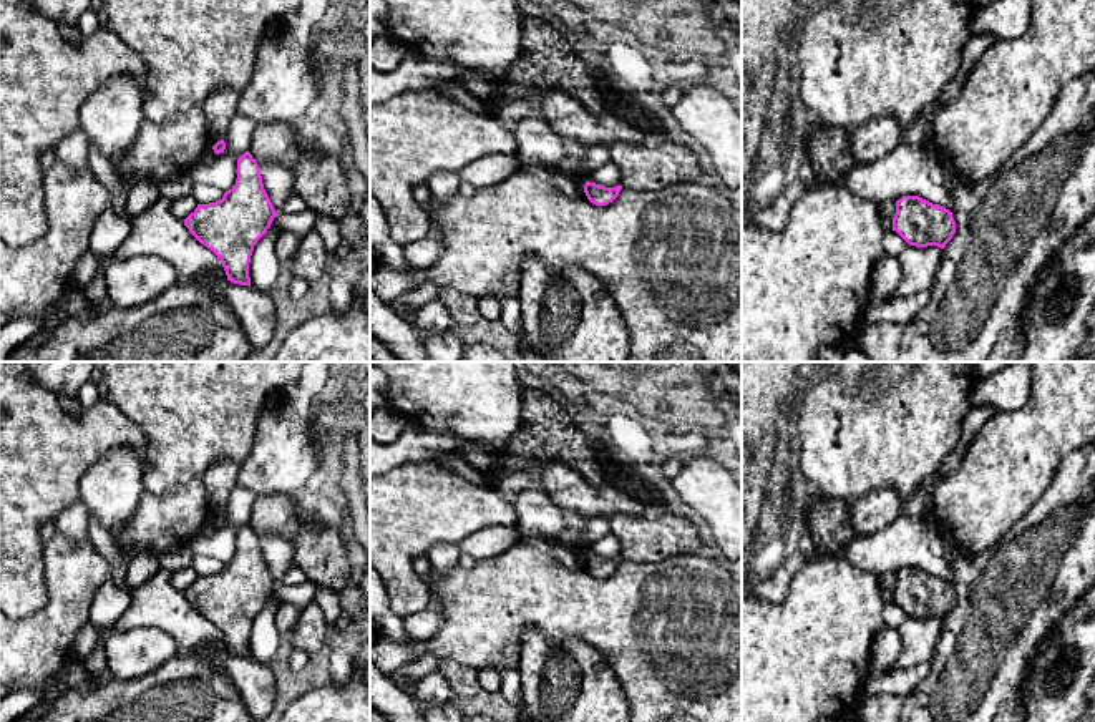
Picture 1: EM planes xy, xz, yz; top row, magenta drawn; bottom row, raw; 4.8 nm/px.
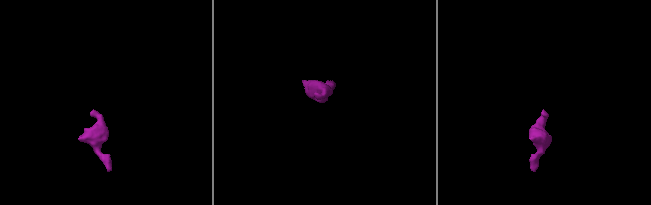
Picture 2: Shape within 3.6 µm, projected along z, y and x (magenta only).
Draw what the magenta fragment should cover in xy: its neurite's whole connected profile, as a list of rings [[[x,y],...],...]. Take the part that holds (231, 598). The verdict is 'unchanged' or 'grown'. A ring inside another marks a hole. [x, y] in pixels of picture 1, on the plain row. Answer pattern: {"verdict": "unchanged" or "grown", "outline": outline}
{"verdict": "unchanged", "outline": [[[246,523],[237,531],[236,556],[226,563],[219,573],[197,576],[184,591],[184,598],[201,616],[221,631],[227,652],[251,659],[249,634],[254,617],[267,604],[275,586],[262,556],[260,539],[252,526]]]}

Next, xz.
{"verdict": "unchanged", "outline": [[[586,553],[584,556],[584,564],[587,571],[596,578],[606,578],[612,574],[619,568],[620,561],[622,561],[620,556],[616,559],[606,559],[602,556],[589,554],[589,553]]]}

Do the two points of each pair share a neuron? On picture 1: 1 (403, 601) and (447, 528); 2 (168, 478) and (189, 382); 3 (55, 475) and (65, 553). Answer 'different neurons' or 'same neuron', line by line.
1: same neuron
2: same neuron
3: different neurons

